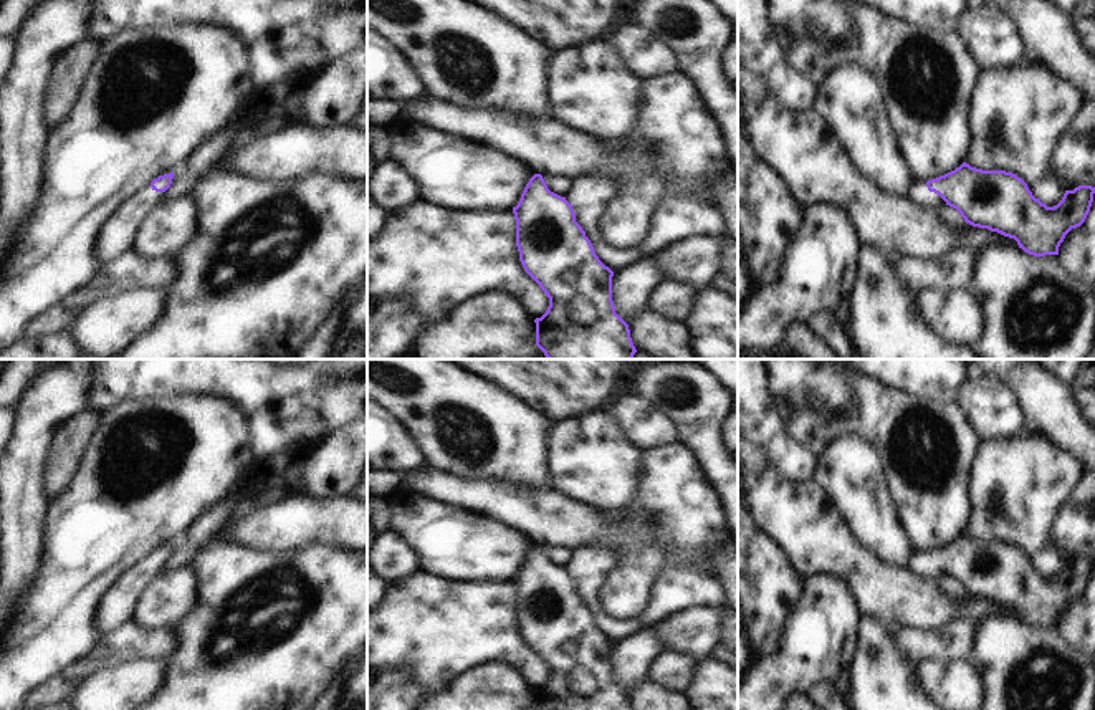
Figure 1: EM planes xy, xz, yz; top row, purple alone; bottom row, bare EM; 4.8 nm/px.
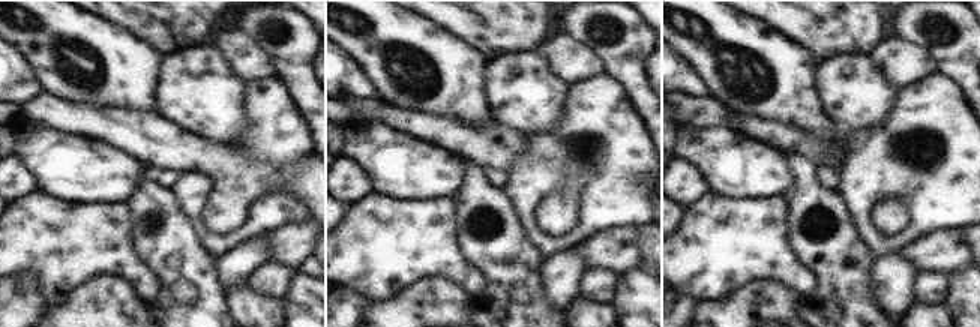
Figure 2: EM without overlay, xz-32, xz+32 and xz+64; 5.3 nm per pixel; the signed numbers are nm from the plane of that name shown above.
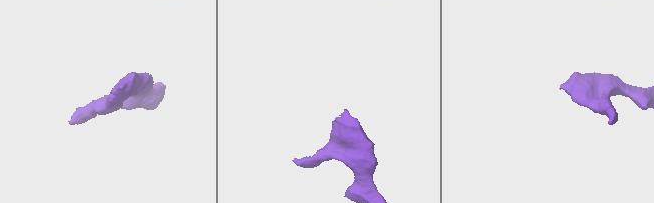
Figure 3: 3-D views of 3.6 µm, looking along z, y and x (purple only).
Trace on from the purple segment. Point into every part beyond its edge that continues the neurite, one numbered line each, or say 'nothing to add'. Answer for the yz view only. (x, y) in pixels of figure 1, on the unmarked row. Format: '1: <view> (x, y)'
1: yz (918, 563)

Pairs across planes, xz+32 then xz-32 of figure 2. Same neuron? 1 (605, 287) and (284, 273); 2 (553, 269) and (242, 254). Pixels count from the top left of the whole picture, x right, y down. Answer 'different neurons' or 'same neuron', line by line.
1: same neuron
2: same neuron

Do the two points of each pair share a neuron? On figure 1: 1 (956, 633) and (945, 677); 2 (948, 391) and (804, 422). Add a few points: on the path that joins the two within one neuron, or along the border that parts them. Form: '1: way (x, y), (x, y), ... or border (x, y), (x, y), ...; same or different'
1: border (965, 659), (940, 661), (928, 657), (915, 666); different
2: border (882, 383), (918, 398), (956, 401); different

